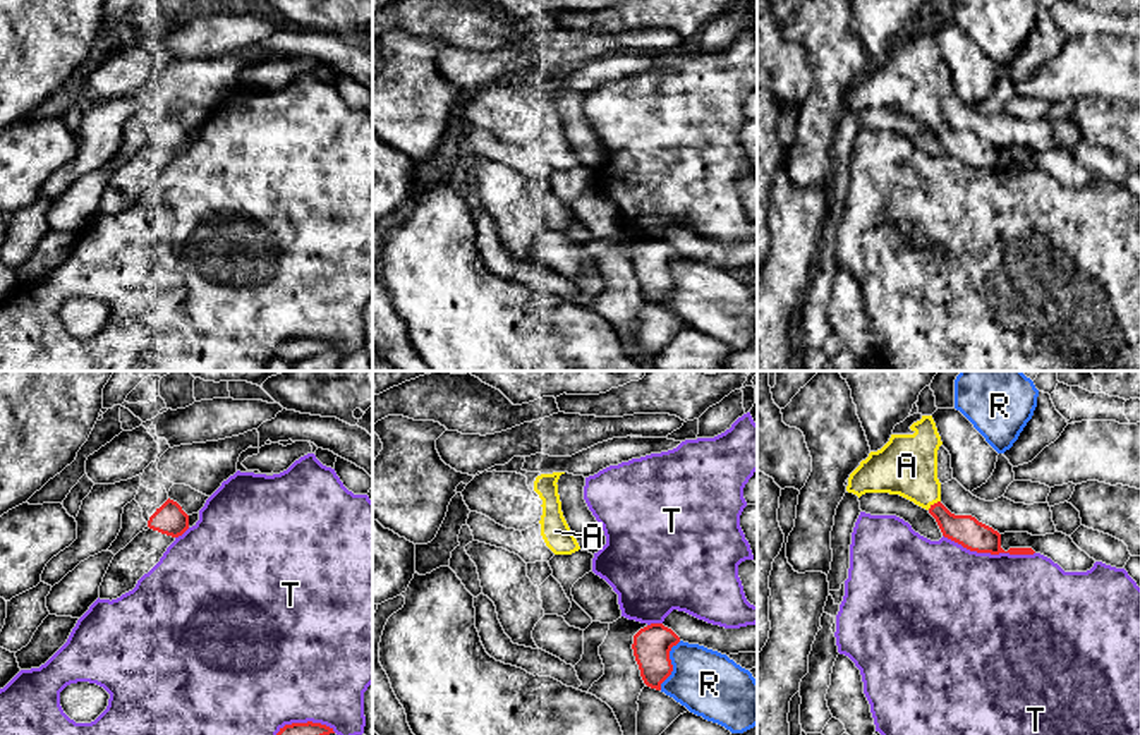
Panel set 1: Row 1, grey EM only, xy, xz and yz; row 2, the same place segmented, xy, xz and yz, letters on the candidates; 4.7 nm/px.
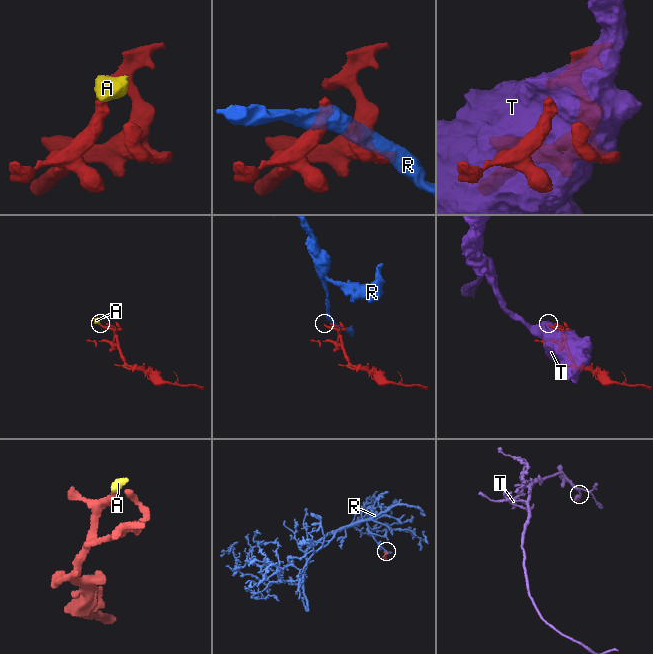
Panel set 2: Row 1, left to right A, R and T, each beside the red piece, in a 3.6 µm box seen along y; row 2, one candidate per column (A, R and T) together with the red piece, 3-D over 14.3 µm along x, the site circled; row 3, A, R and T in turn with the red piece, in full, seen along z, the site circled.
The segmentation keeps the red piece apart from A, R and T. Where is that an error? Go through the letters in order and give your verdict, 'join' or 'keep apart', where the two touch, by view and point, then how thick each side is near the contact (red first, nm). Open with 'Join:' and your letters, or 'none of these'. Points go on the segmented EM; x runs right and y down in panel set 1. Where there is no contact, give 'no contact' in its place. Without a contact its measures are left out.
Join: A
A: join | yz (934, 504) | 140/280 nm
R: keep apart | xz (672, 665) | 180/300 nm
T: keep apart | yz (989, 552) | 140/480 nm

